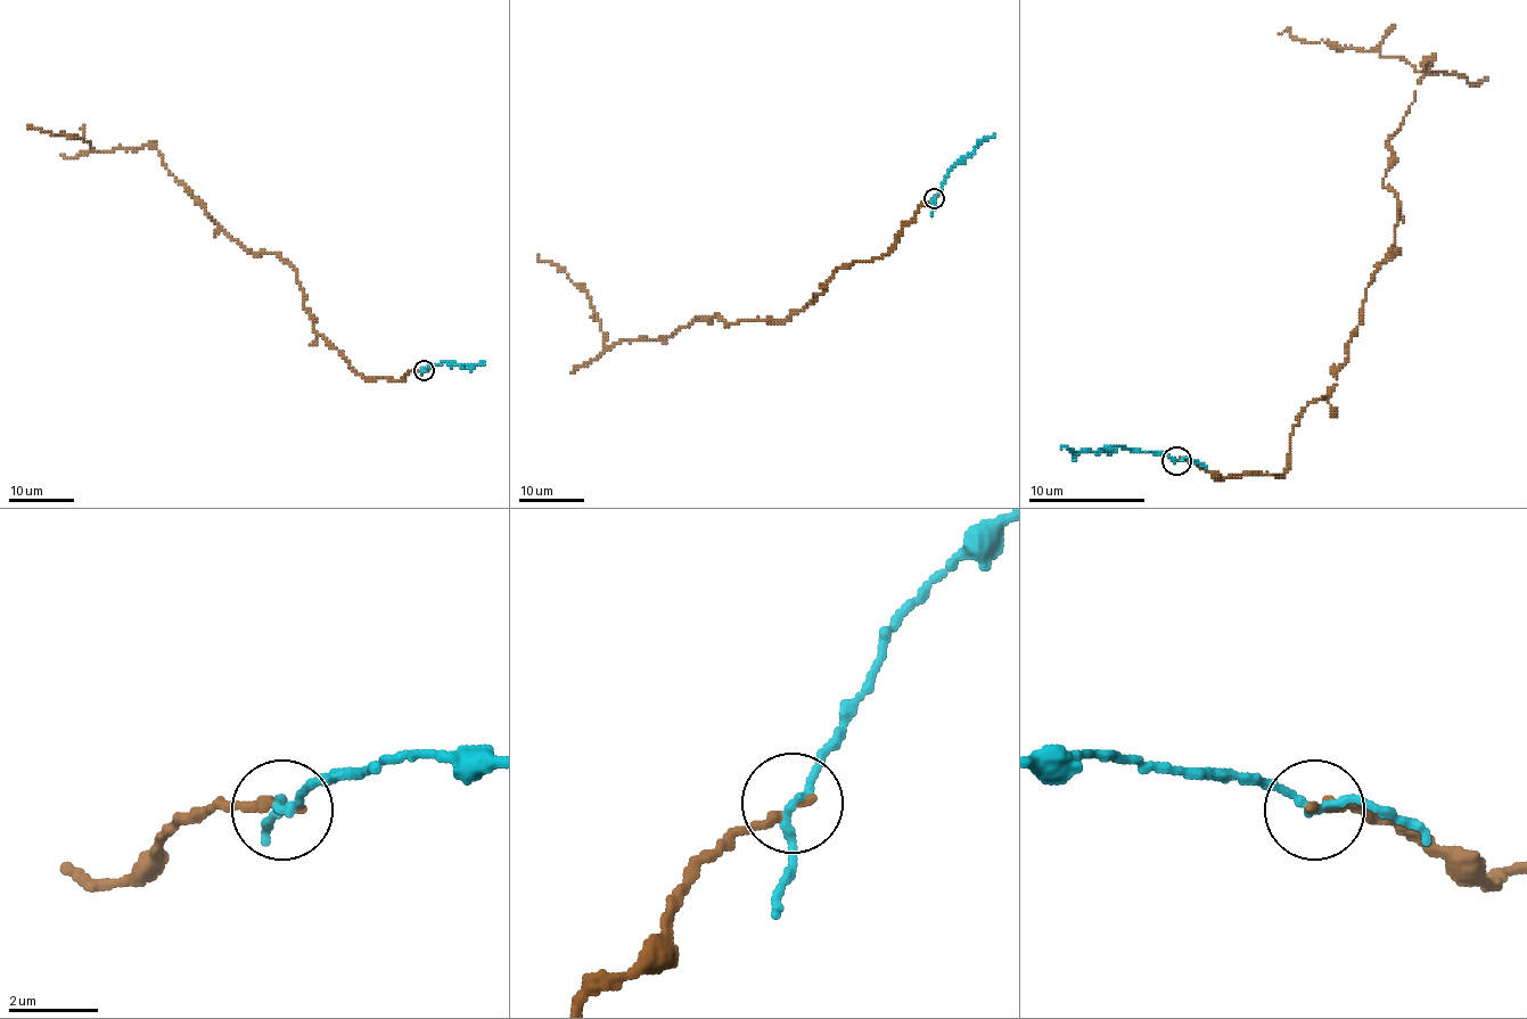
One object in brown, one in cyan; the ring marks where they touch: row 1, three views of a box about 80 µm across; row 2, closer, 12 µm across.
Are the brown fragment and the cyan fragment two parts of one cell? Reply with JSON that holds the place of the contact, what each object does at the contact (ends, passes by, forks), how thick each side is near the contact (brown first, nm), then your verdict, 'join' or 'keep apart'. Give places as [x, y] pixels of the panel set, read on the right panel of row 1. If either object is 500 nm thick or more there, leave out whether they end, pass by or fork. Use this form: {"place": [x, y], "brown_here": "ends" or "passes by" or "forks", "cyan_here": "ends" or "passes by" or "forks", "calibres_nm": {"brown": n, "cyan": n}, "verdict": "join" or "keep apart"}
{"place": [1176, 461], "brown_here": "ends", "cyan_here": "passes by", "calibres_nm": {"brown": 260, "cyan": 170}, "verdict": "join"}

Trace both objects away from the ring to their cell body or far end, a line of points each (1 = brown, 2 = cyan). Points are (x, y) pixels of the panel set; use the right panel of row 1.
1: (1177, 460), (1287, 469), (1397, 248), (1389, 141), (1427, 63), (1444, 72), (1279, 34)
2: (1177, 460), (1125, 445), (1107, 445), (1096, 454), (1061, 449)

